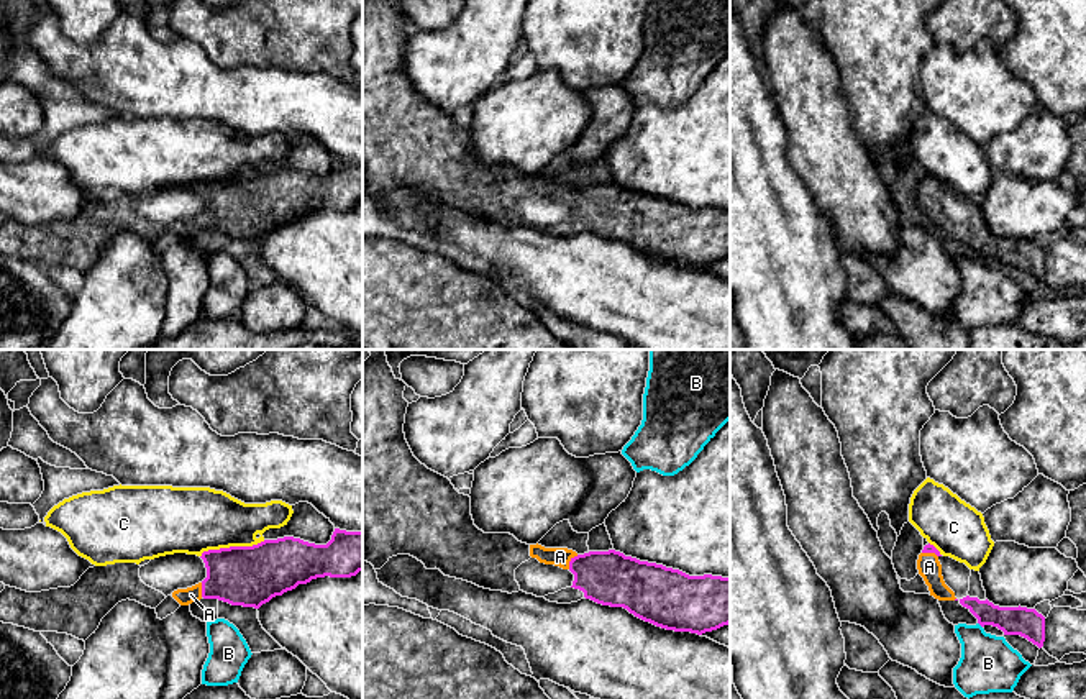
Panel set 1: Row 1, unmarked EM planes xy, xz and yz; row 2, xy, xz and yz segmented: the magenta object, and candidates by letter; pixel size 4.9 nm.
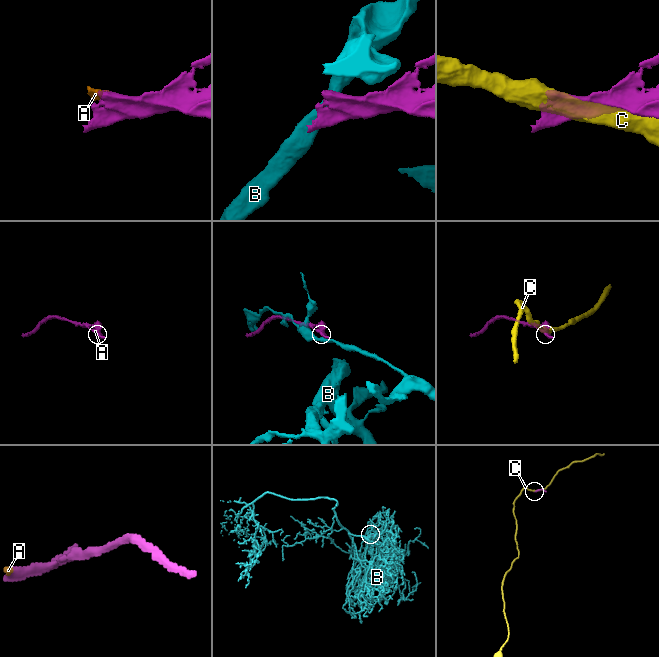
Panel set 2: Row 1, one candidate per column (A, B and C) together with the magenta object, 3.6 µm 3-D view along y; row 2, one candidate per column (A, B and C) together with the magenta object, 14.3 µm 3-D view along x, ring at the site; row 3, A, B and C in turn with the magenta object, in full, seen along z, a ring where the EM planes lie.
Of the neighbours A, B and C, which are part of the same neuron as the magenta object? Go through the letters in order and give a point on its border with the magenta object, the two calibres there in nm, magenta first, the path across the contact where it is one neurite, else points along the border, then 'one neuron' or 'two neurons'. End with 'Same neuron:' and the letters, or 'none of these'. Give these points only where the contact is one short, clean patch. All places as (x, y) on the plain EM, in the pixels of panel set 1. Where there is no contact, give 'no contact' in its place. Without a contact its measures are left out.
A: meets magenta in xz at (570, 194); 260 nm thick on the magenta side, 100 nm on the other; one neuron
B: meets magenta in yz at (980, 256); 140 nm thick on the magenta side, 280 nm on the other; border along yz (978, 255), (981, 260); two neurons
C: meets magenta in xy at (232, 179); 300 nm thick on the magenta side, 320 nm on the other; two neurons
Same neuron: A

